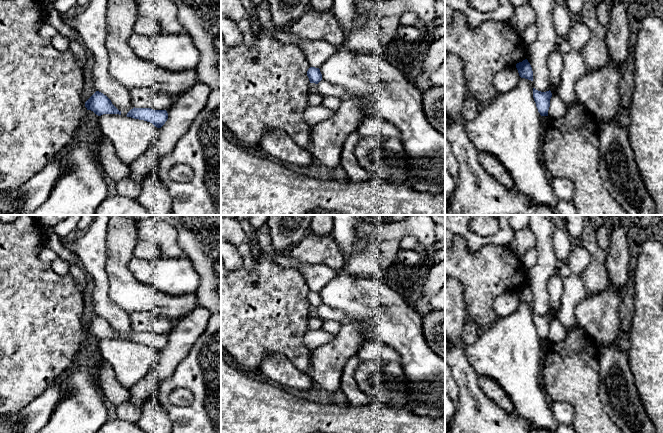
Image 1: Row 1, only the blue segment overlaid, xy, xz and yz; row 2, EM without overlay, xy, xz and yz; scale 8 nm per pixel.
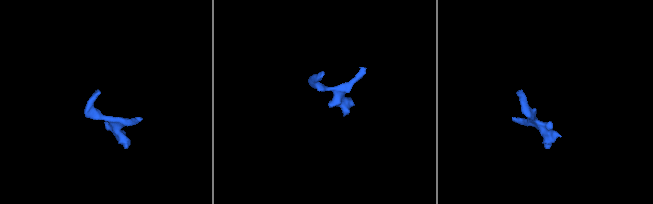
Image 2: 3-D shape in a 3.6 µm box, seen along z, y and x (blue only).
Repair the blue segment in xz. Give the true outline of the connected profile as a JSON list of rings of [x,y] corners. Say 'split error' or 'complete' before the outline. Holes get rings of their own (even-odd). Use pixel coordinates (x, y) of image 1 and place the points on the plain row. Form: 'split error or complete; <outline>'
complete; [[[310,291],[307,295],[310,307],[318,308],[322,304],[322,298],[319,292]]]

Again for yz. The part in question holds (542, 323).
complete; [[[533,312],[533,322],[536,327],[538,336],[541,340],[548,340],[551,321],[552,317],[550,314],[546,316],[541,316]]]

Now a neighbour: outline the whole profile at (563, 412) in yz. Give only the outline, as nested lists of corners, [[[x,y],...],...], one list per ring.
[[[550,402],[553,416],[559,424],[573,425],[574,408],[568,402]]]

